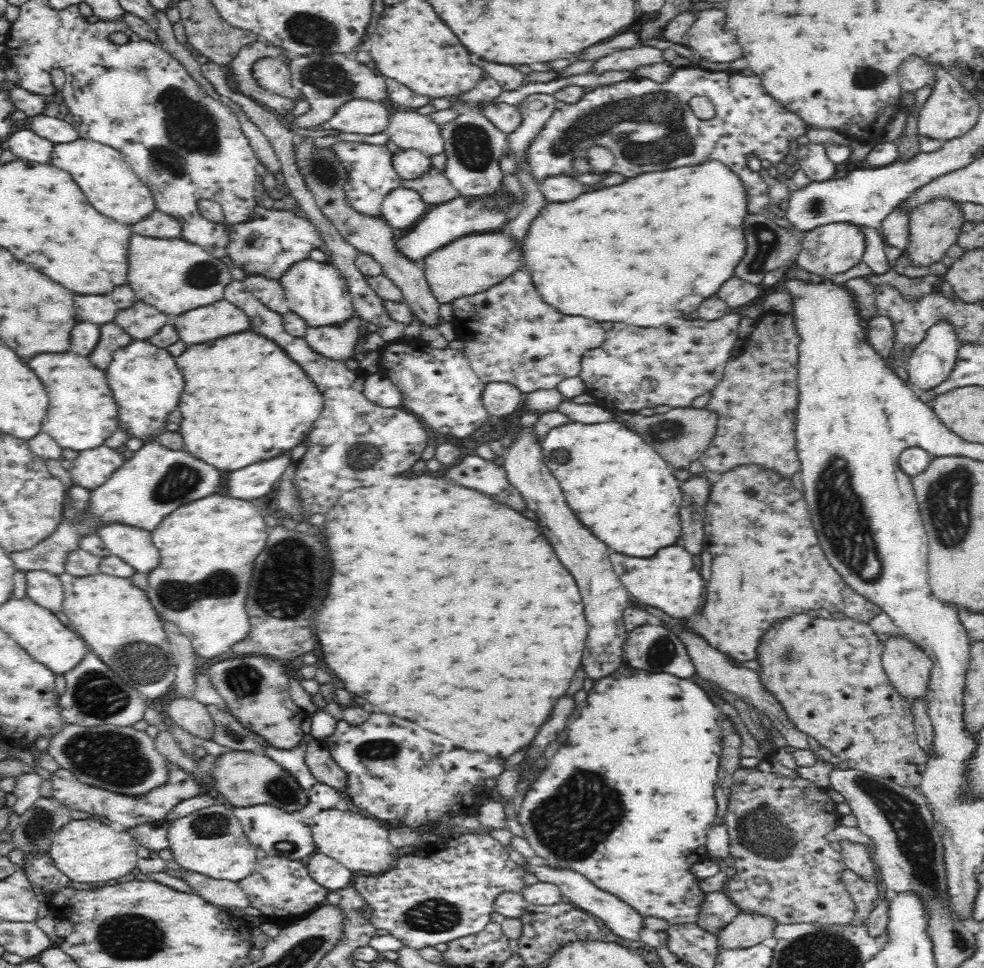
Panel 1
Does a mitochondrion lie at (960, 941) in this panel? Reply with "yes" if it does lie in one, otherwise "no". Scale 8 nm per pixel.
yes

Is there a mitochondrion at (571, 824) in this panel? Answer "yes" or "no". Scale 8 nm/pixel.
yes

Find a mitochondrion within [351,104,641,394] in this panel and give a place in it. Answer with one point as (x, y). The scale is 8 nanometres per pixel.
(472, 145)

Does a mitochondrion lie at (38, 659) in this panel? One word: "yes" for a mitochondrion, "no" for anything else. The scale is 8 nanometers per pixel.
no

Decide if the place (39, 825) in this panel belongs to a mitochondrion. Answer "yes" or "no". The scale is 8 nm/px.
yes

